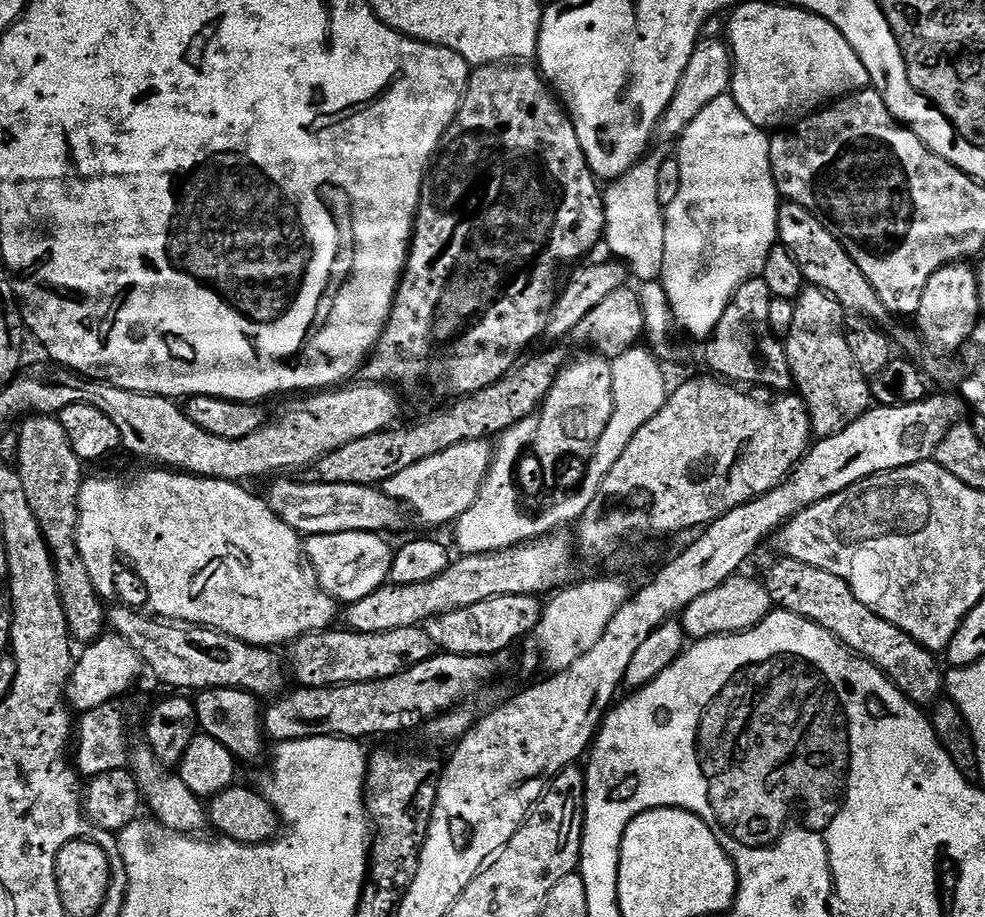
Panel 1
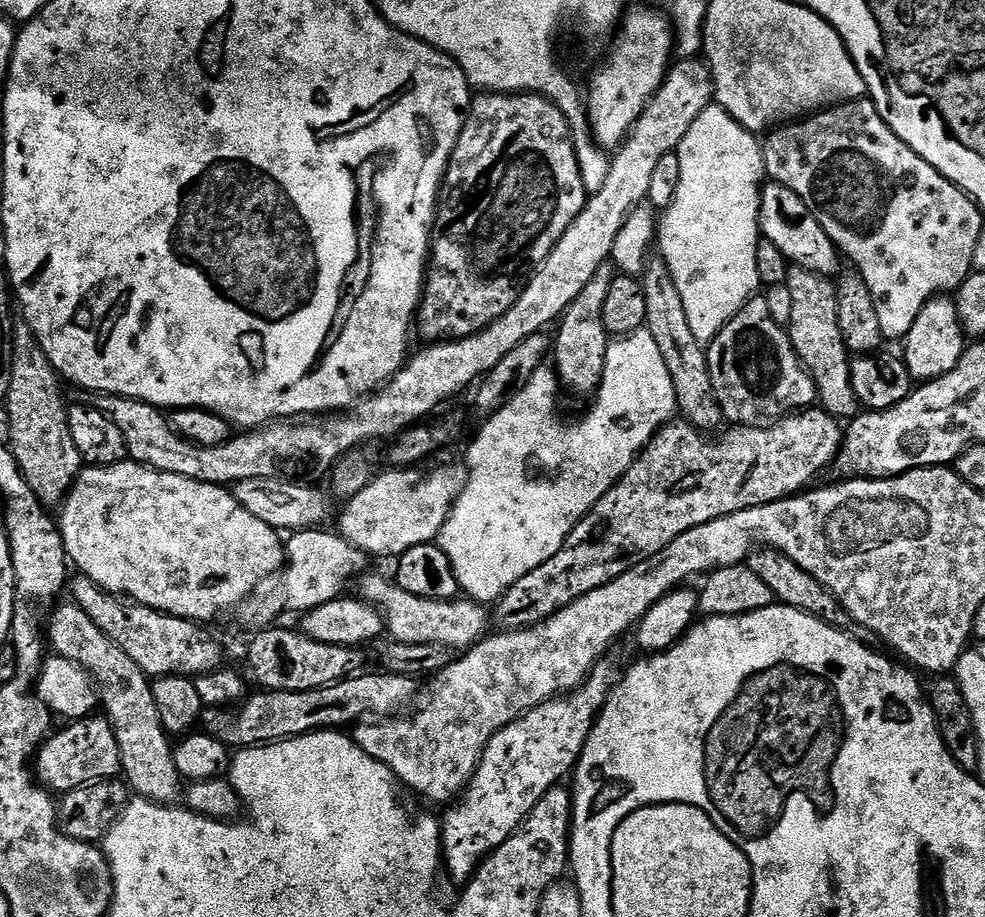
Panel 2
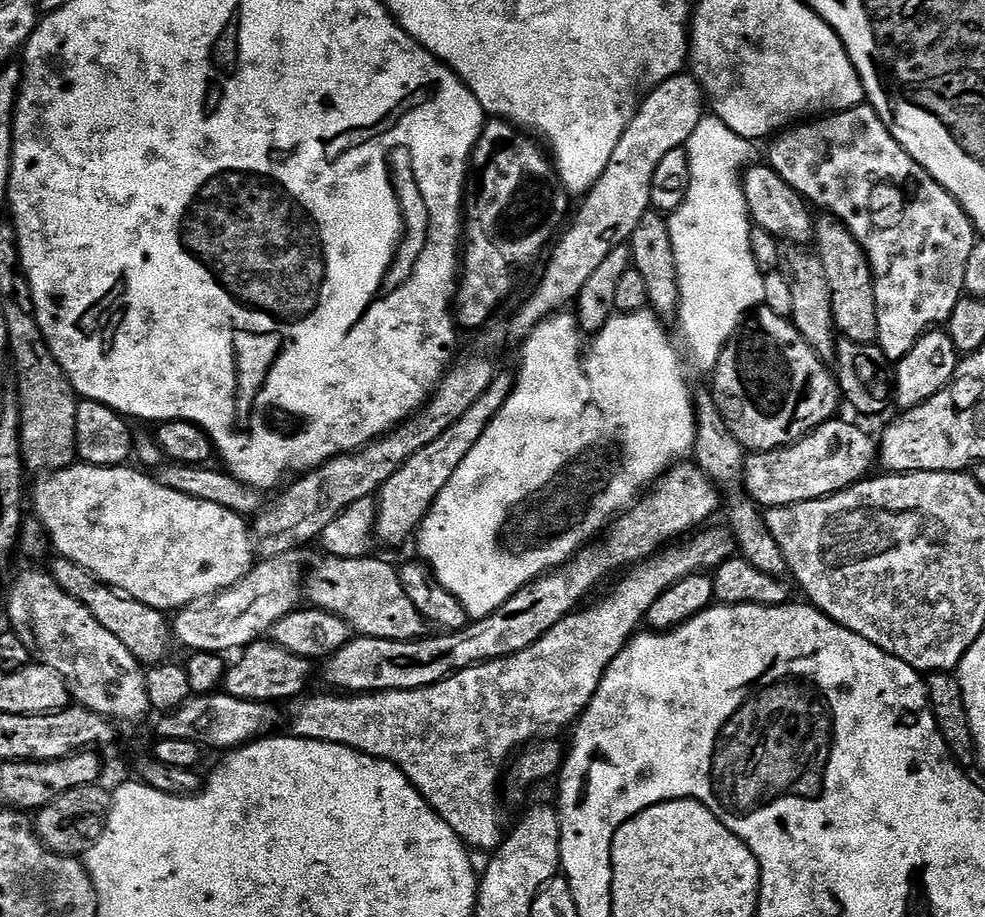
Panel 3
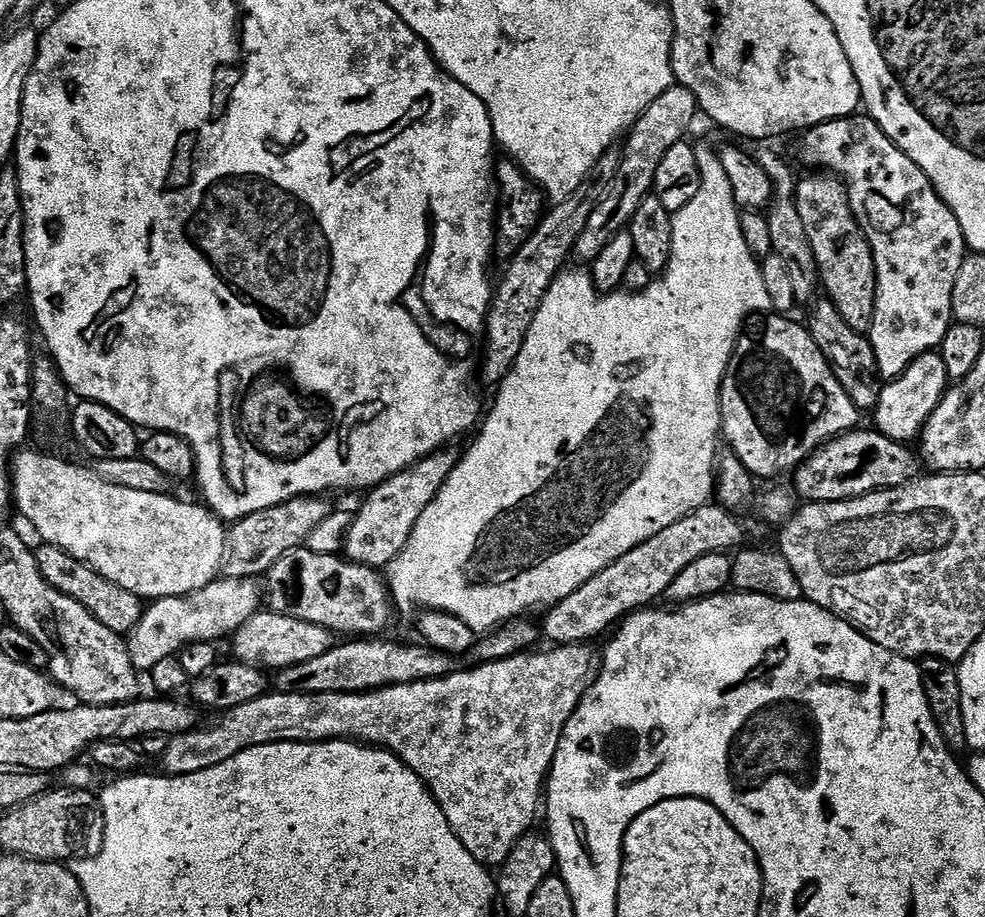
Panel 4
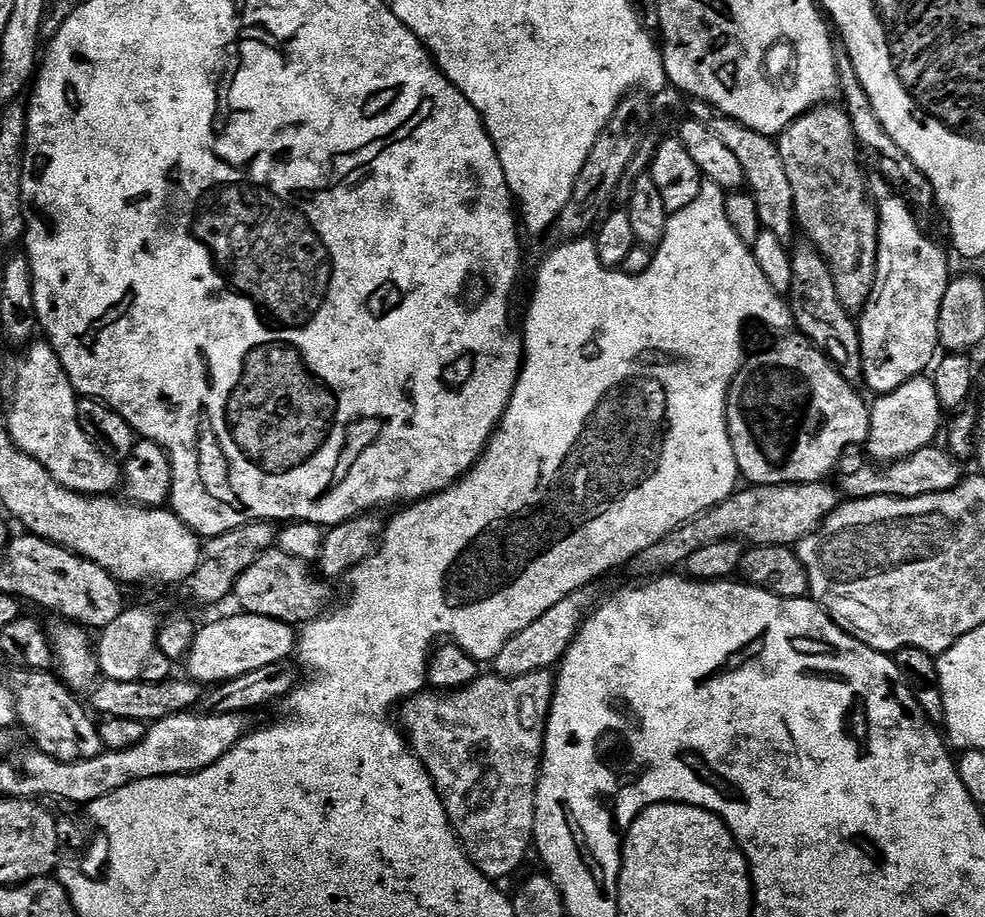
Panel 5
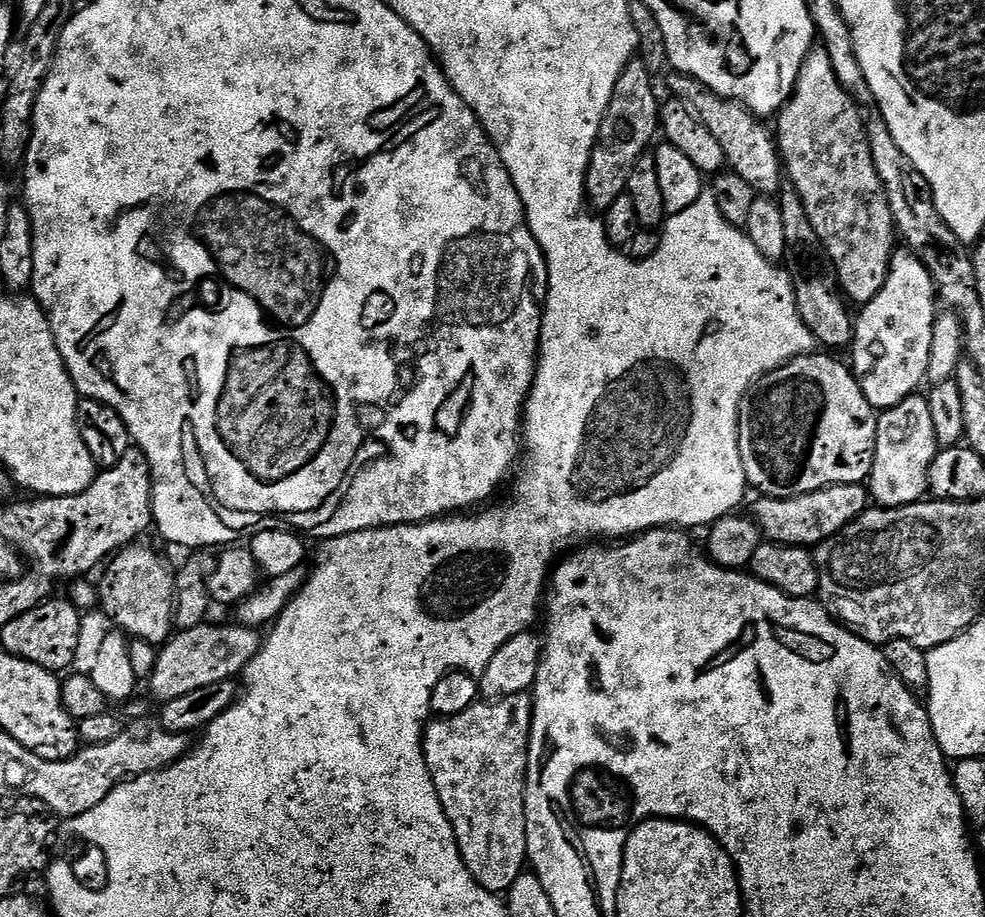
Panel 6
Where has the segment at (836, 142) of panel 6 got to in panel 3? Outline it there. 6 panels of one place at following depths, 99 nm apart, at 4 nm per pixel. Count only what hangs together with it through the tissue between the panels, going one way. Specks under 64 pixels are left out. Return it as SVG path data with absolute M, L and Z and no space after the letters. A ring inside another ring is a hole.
M817 215L814 220L814 251L819 256L822 266L826 266L837 333L850 342L876 343L878 302L874 298L872 267L854 234L850 234L846 225L841 224L835 216Z

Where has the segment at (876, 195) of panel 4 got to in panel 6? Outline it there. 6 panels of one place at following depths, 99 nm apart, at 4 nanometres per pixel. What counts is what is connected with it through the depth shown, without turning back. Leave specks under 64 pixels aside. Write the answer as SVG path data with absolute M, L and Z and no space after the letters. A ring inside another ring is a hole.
M893 251L886 286L859 312L854 320L850 367L872 408L893 408L913 395L920 383L925 383L930 366L930 348L938 315L938 297L930 270L926 270L913 252Z

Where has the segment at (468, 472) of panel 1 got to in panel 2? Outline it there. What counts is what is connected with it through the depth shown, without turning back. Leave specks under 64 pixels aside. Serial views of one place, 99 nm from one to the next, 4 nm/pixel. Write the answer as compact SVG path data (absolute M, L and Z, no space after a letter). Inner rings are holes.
M452 464L449 468L436 468L416 484L416 472L412 470L387 470L373 475L362 491L354 494L343 505L339 535L360 548L369 557L392 556L398 558L414 546L433 543L452 513L452 507L462 494L468 481L463 467Z

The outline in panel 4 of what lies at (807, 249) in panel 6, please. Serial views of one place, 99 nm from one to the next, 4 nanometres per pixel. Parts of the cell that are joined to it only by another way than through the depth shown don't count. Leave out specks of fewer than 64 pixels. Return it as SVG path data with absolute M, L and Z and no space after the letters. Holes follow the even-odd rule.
M827 298L817 299L812 306L812 313L809 314L809 321L807 320L806 324L808 333L814 338L818 350L822 350L838 382L842 382L842 390L850 394L850 402L854 402L856 408L875 409L880 397L882 377L876 366L874 350L867 335L858 330L850 330L850 325L842 319L842 314L838 314L838 306L834 306L834 302L830 302Z

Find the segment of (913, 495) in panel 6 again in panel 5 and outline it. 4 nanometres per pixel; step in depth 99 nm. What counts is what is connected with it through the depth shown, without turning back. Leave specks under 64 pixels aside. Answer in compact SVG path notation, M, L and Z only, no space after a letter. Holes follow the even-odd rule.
M927 375L915 376L910 382L898 386L898 390L877 395L871 401L870 411L872 428L868 432L866 451L876 462L904 460L910 454L929 447L935 441L932 439L942 432L940 399Z

